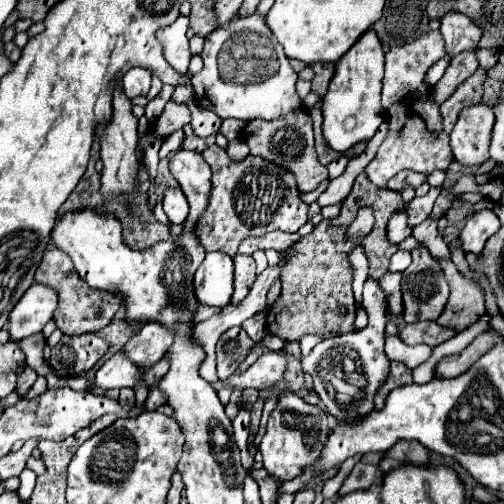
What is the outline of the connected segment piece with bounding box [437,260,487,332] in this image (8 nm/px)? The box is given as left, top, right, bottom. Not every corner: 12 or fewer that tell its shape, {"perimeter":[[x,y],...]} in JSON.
{"perimeter":[[451,260],[441,268],[449,282],[441,326],[459,332],[487,314],[479,282],[465,280]]}

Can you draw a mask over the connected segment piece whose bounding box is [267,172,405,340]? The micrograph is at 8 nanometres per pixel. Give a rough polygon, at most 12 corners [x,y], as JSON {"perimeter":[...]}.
{"perimeter":[[361,172],[341,214],[295,244],[267,330],[283,340],[355,332],[349,294],[355,242],[347,228],[369,206],[377,256],[399,192]]}

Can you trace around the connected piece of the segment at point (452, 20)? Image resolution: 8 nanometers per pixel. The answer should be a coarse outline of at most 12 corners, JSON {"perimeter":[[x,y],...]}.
{"perimeter":[[459,12],[441,18],[449,58],[475,50],[479,28]]}

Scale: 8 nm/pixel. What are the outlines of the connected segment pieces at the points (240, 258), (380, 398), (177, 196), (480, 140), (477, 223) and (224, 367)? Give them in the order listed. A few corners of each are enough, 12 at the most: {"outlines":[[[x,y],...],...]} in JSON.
{"outlines":[[[235,254],[235,292],[239,304],[255,282],[255,260]],[[391,362],[387,380],[375,394],[375,408],[385,404],[387,392],[411,384],[413,370],[403,362]],[[179,186],[163,192],[163,210],[173,224],[187,218],[189,204]],[[493,108],[461,110],[451,132],[457,162],[489,158]],[[489,208],[475,212],[459,234],[463,250],[479,254],[501,226]],[[233,326],[217,342],[217,376],[229,378],[253,340]]]}

